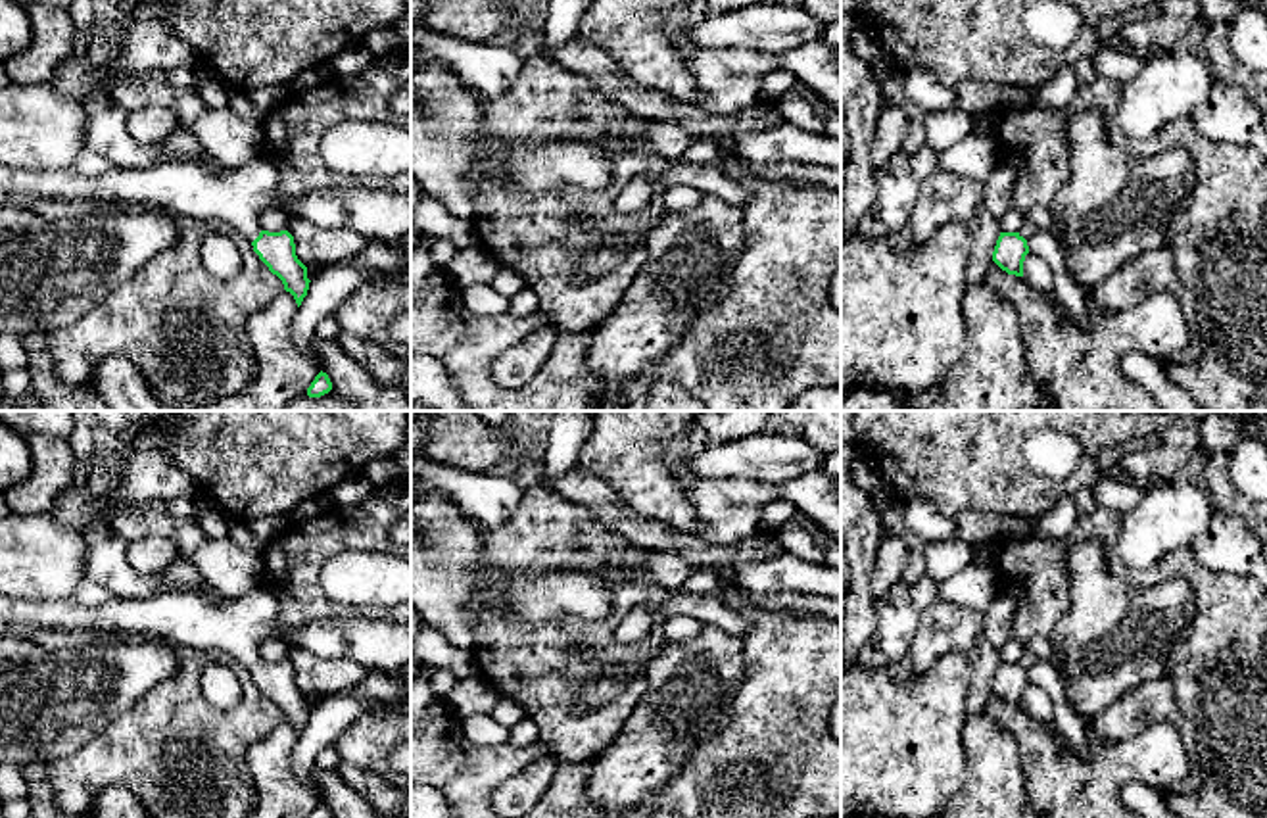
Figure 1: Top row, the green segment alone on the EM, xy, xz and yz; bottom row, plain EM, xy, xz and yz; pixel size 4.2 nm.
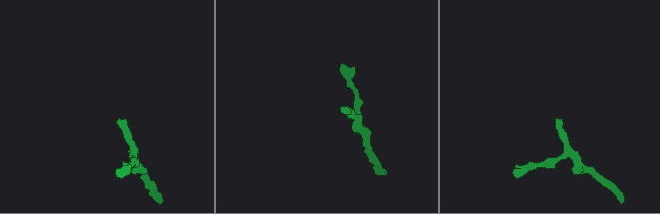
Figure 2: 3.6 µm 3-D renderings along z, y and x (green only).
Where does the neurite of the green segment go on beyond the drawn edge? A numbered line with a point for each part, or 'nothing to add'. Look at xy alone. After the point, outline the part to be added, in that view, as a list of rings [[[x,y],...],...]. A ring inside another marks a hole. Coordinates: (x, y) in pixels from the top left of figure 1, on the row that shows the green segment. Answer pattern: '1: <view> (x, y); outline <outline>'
1: xy (237, 196); outline [[[265,157],[242,167],[190,161],[146,169],[115,167],[102,177],[0,165],[0,205],[33,209],[38,202],[123,204],[175,219],[221,221],[250,242],[263,230],[259,215],[267,209],[328,229],[347,227],[369,238],[394,242],[411,234],[411,192],[332,186],[284,204],[280,175]]]

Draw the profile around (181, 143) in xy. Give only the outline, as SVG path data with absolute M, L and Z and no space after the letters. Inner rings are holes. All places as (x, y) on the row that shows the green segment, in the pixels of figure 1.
M179 127L159 144L165 152L171 152L175 156L198 156L203 150L198 138L186 127Z

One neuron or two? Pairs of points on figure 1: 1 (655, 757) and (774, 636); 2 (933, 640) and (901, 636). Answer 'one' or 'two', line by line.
1: two
2: two

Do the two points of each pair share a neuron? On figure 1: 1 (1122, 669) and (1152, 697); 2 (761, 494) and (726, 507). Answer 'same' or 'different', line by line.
1: different
2: same

